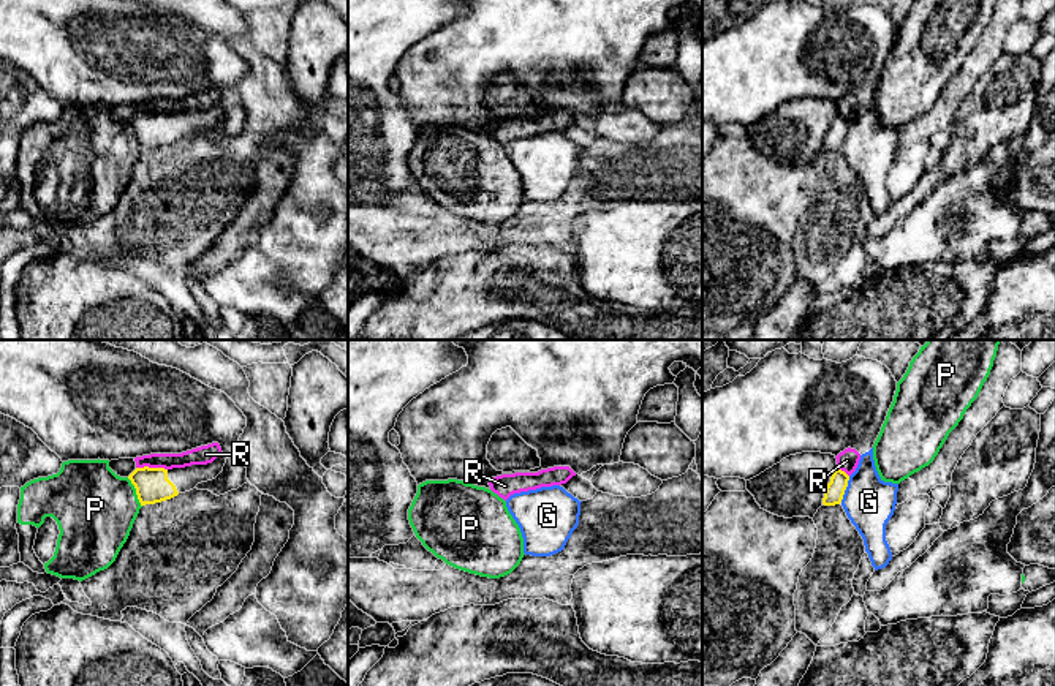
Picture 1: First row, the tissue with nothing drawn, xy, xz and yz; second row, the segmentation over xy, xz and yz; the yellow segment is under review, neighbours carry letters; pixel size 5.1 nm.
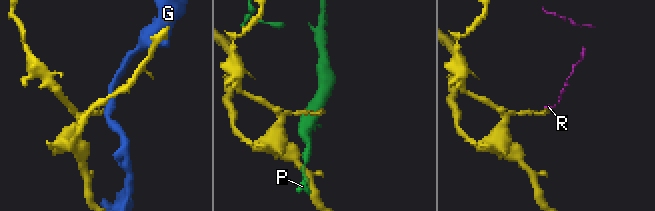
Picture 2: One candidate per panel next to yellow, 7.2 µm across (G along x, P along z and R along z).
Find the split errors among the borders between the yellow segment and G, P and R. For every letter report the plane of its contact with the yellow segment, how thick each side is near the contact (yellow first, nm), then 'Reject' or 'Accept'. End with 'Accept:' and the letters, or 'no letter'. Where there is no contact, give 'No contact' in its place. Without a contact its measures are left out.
G: Touches yellow in yz. Thickness 100 nm (yellow) against 260 nm. Reject
P: Touches yellow in xy. Thickness 180 nm (yellow) against 420 nm. Reject
R: Touches yellow in xy. Thickness 180 nm (yellow) against 90 nm. Reject
Accept: no letter

